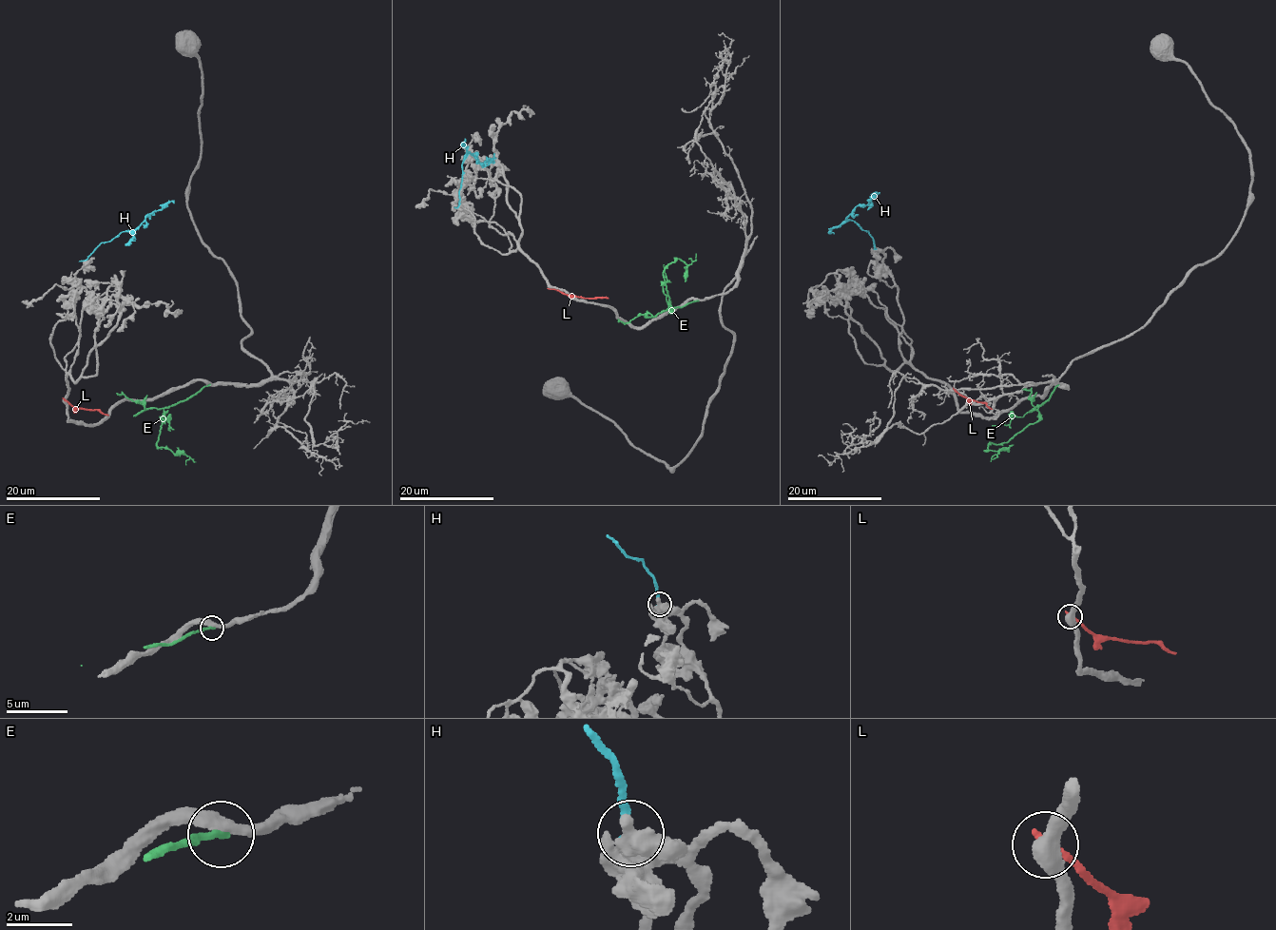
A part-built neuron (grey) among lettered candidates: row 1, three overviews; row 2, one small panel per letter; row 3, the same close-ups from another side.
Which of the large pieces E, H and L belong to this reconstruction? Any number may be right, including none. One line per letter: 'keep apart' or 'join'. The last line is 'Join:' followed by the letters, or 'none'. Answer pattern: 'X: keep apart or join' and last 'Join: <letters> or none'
E: keep apart
H: keep apart
L: keep apart
Join: none

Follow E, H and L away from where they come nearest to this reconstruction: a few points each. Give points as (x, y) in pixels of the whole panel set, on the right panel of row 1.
E: (1057, 385), (1040, 404), (1039, 419), (1007, 441), (991, 443), (987, 450), (997, 454), (990, 461)
H: (875, 248), (868, 231), (847, 218), (853, 209), (872, 200), (875, 194), (871, 194)
L: (954, 390), (968, 398), (986, 403), (993, 409)

